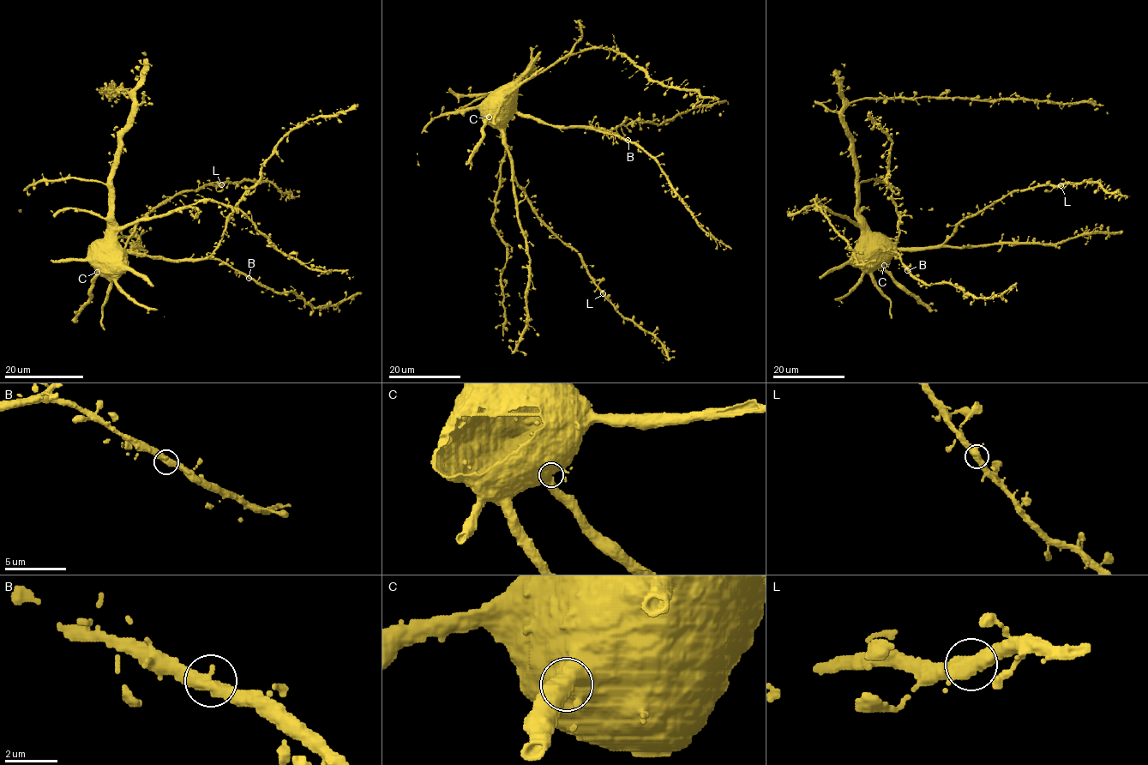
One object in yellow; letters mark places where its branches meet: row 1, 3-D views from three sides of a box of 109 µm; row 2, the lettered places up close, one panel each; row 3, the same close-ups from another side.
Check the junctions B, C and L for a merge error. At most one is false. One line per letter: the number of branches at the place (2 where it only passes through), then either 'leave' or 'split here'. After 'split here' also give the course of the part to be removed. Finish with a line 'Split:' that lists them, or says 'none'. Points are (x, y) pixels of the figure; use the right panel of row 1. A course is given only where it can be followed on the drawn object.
B: 2 | leave
C: 2 | leave
L: 2 | leave
Split: none

